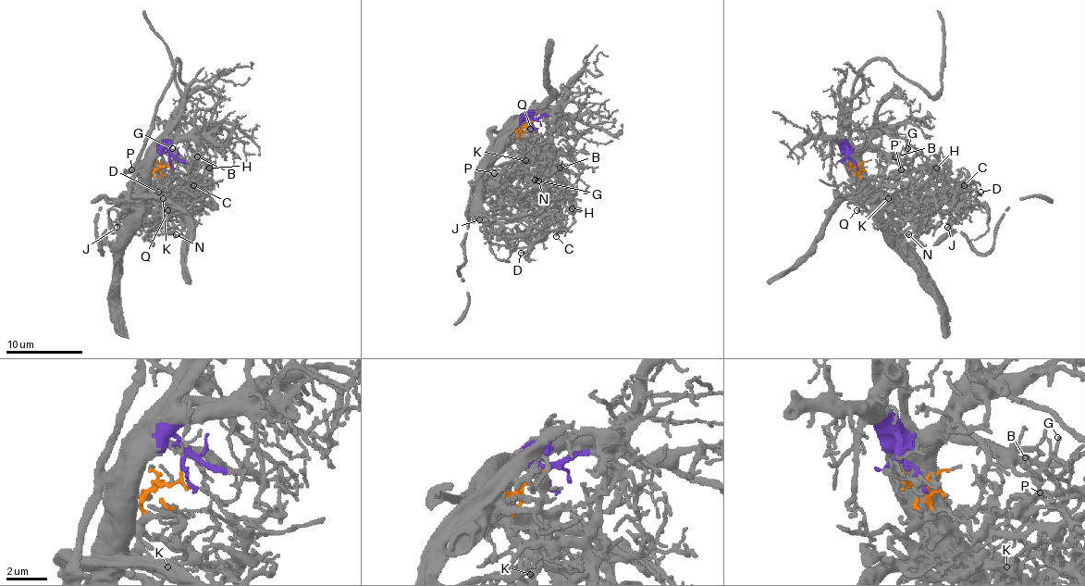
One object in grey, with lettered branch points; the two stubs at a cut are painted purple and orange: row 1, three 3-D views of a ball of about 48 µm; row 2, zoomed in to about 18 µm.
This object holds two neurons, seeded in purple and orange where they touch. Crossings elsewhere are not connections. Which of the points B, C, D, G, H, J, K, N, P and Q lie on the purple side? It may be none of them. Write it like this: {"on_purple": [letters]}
{"on_purple": ["B", "G"]}

